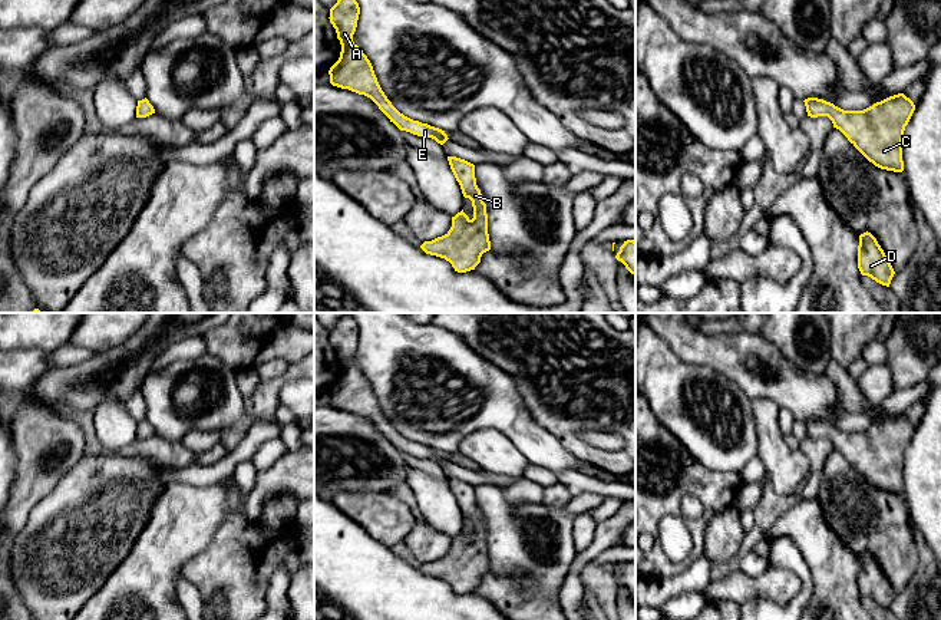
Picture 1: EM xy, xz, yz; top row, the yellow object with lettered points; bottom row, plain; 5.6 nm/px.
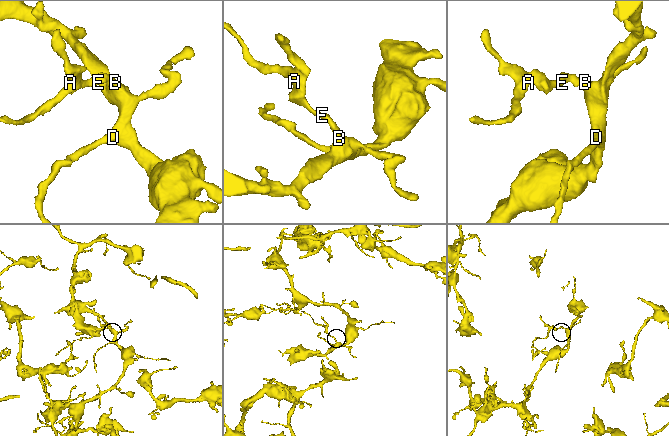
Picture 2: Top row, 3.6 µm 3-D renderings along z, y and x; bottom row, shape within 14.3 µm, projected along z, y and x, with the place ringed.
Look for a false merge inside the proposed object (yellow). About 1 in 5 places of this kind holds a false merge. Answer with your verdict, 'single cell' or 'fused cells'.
single cell

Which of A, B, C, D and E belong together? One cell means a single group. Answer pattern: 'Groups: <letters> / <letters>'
Groups: A B C D E

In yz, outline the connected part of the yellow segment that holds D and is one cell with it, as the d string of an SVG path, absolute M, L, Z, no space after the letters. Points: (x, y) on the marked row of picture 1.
M868 231L859 235L858 268L862 276L868 276L886 287L895 274L876 238Z

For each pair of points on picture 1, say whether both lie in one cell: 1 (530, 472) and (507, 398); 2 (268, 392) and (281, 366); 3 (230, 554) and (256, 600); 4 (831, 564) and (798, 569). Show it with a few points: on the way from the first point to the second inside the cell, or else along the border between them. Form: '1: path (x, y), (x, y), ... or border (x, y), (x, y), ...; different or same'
1: border (530, 462), (547, 467), (554, 472); different
2: border (290, 365), (281, 375), (261, 382); different
3: path (240, 566), (244, 589); same
4: border (789, 538), (809, 571), (814, 587), (811, 600); different

